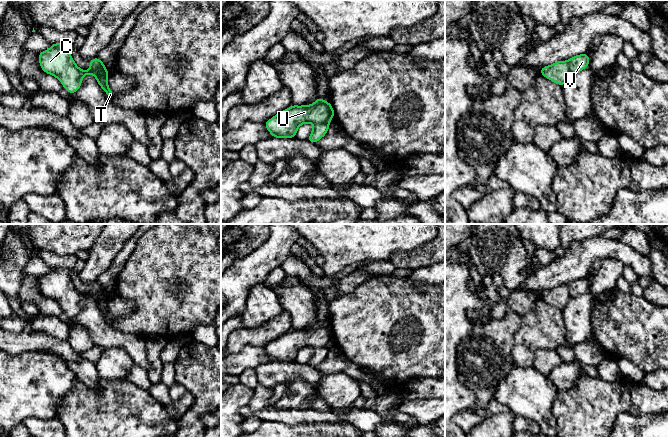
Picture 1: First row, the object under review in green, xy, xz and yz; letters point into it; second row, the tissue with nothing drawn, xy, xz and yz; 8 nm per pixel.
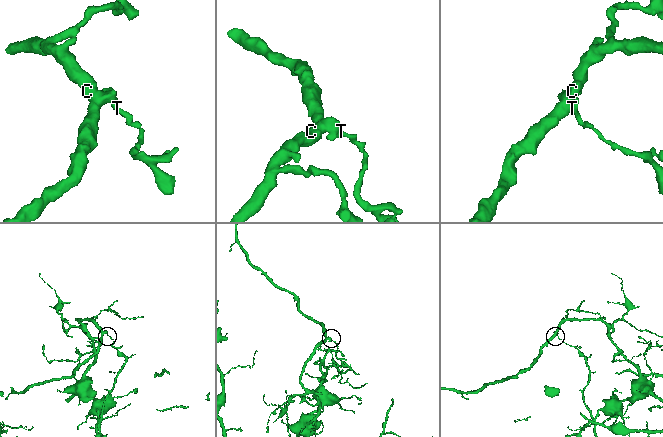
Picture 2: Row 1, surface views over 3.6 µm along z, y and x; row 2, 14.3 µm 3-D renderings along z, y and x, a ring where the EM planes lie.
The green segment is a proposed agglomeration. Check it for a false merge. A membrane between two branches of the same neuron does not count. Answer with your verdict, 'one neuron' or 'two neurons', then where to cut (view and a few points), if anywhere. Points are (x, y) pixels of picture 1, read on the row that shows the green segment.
two neurons; cut in xz along (328, 122), (314, 124)

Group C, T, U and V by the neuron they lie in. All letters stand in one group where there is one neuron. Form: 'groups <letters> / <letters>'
groups C U / T V

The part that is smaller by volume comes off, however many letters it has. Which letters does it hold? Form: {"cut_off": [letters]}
{"cut_off": ["T", "V"]}

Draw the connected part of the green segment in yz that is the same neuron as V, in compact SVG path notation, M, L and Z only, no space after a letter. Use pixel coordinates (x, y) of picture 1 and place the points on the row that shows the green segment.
M576 55L568 60L568 65L571 74L578 73L589 65L589 55Z

